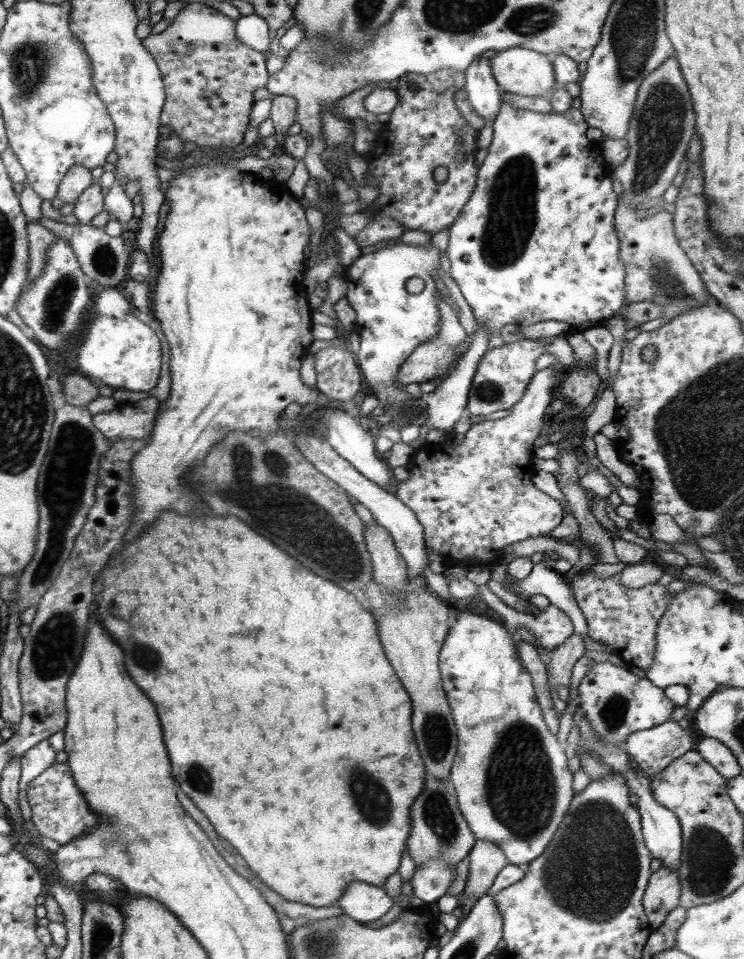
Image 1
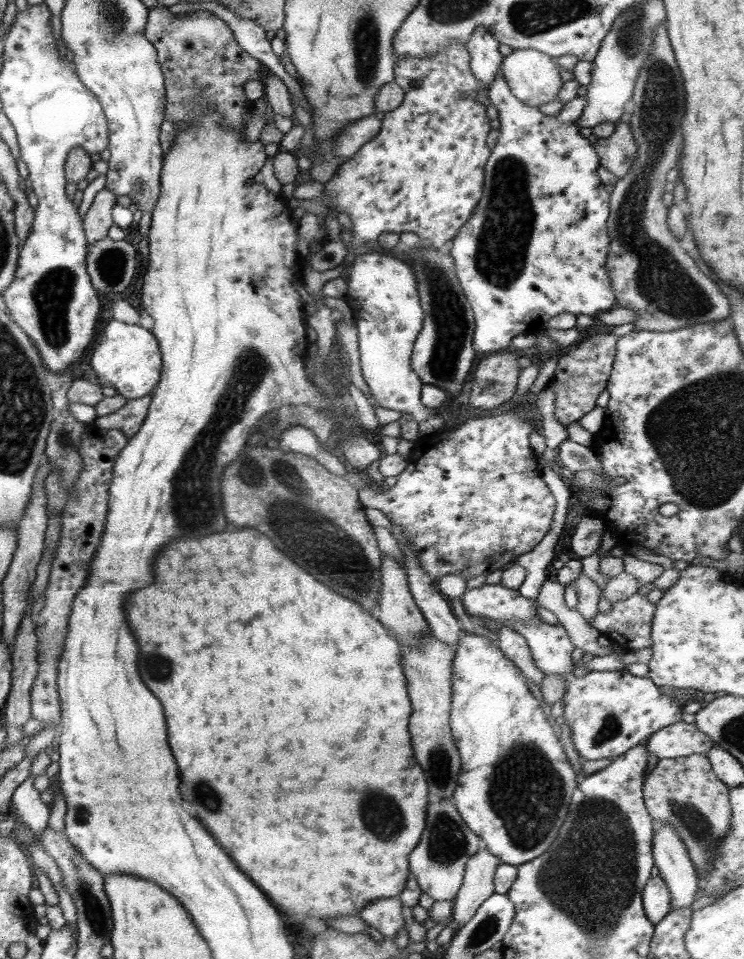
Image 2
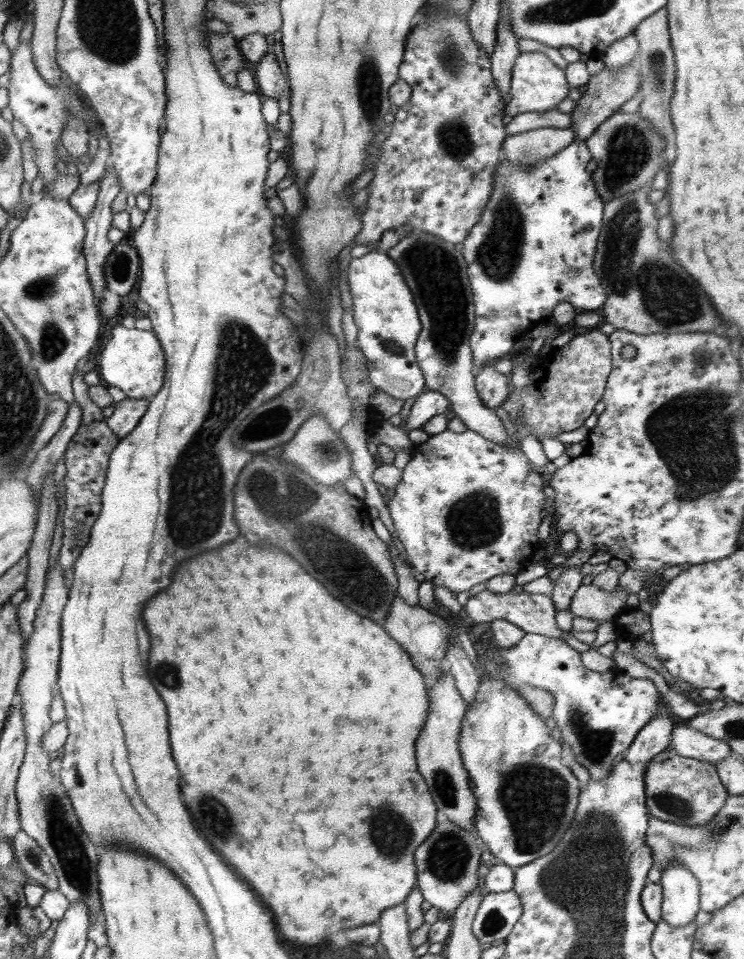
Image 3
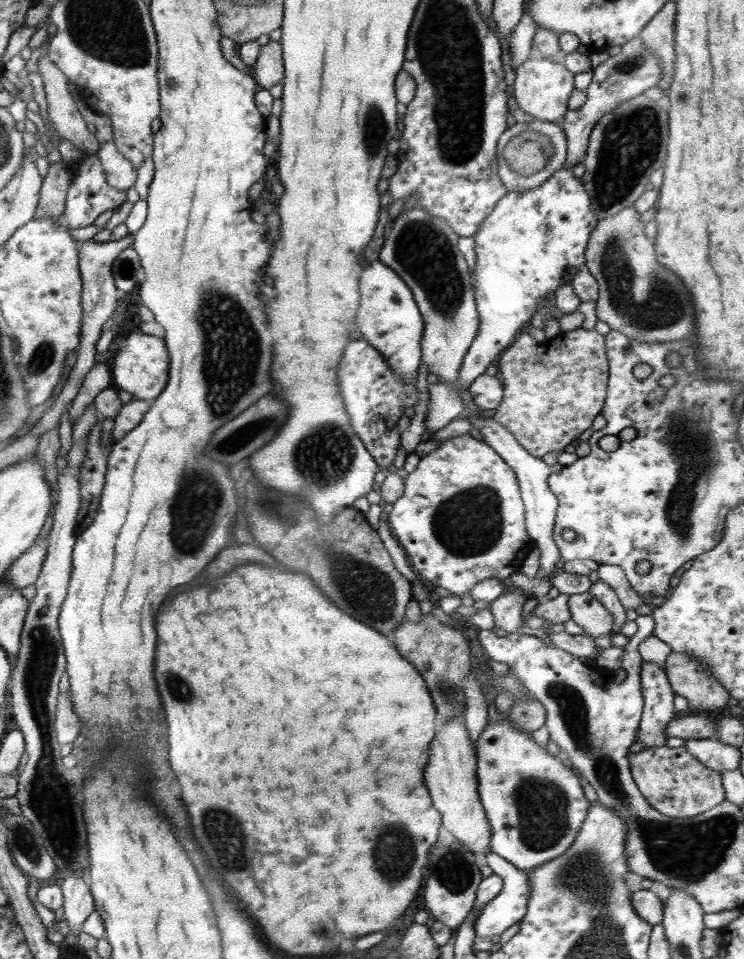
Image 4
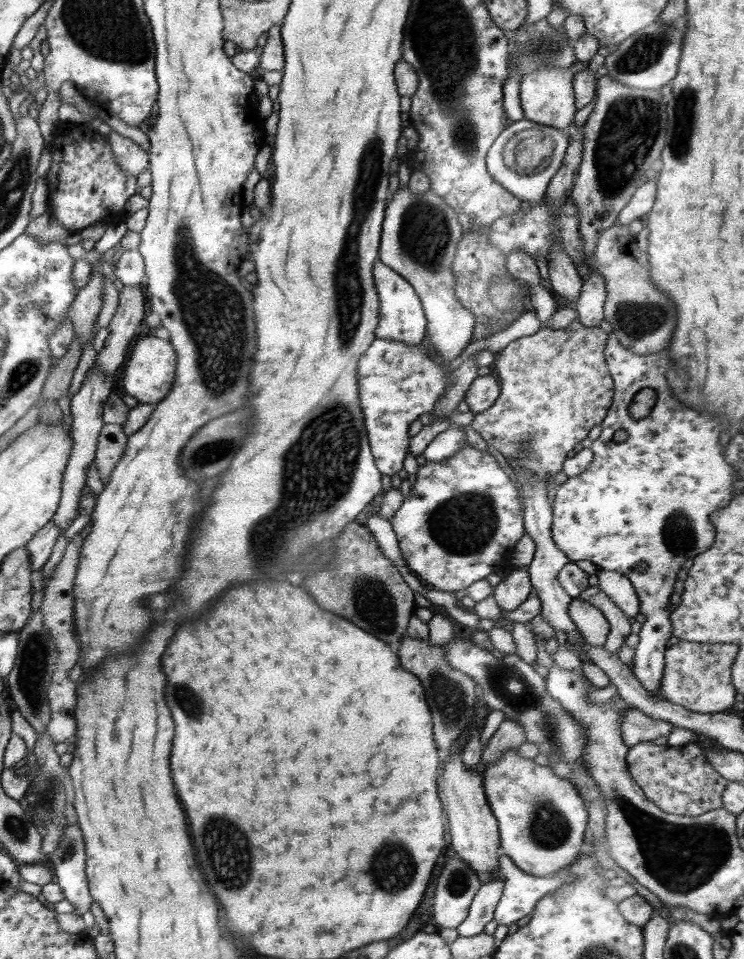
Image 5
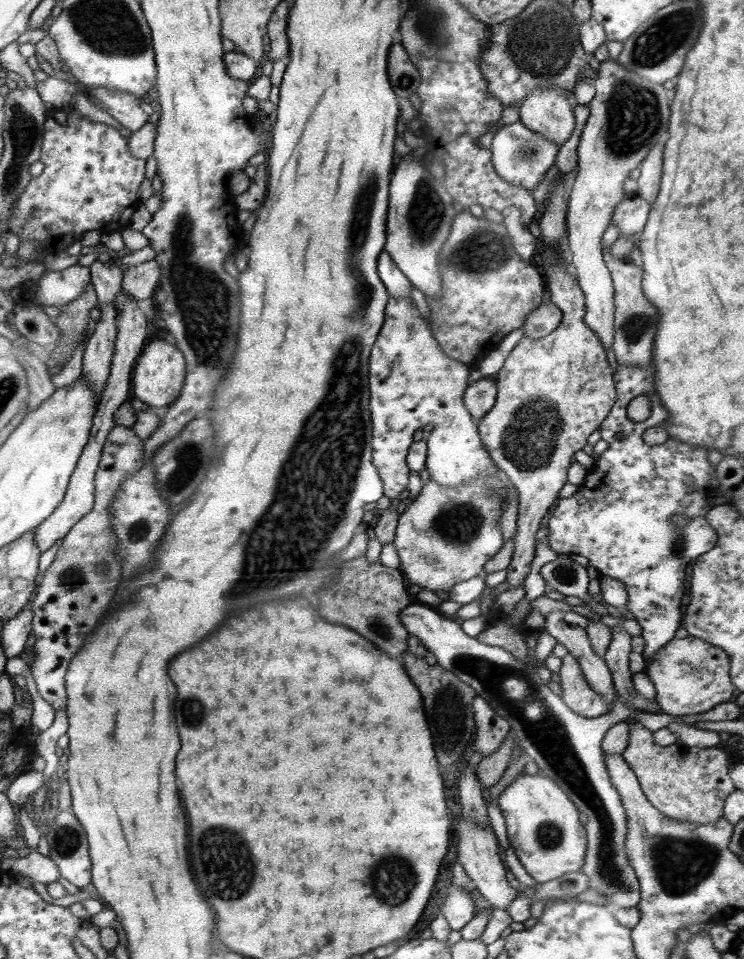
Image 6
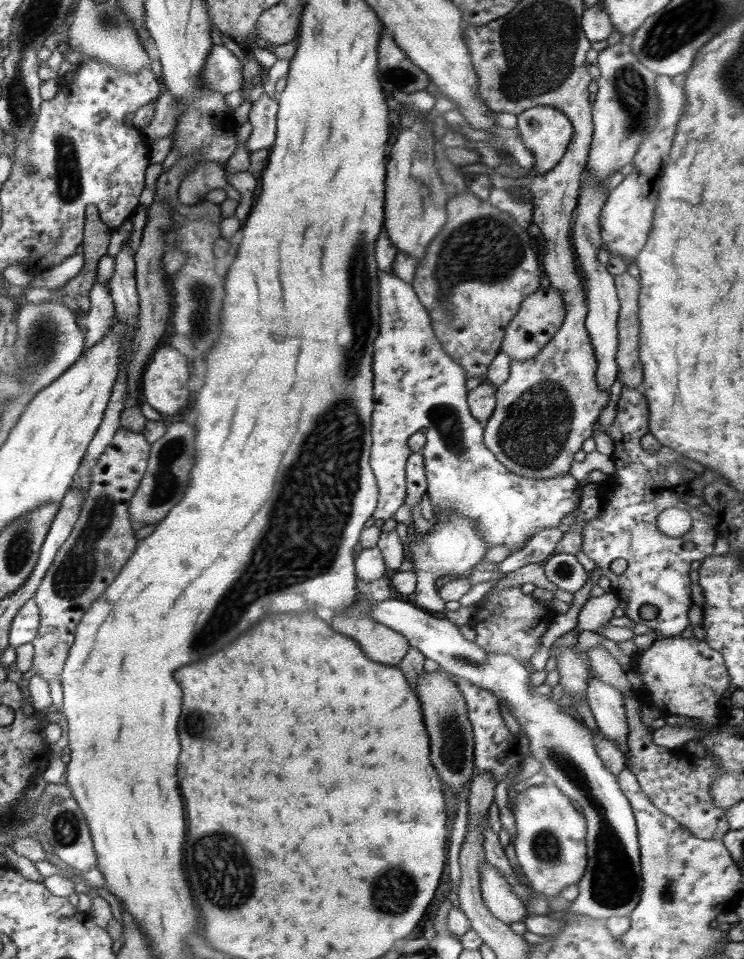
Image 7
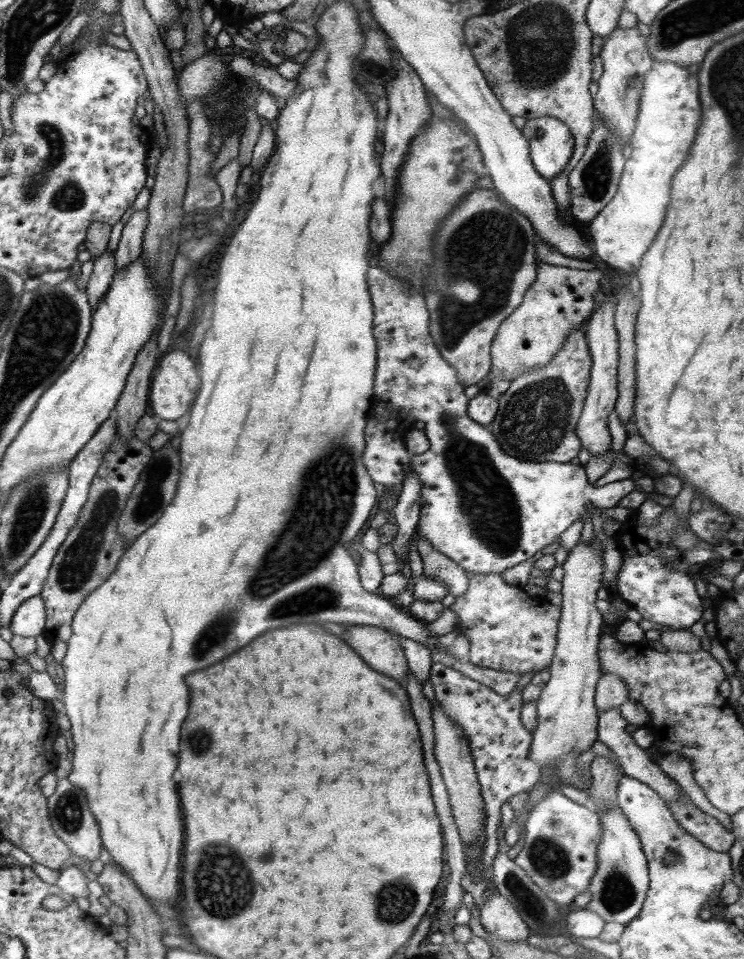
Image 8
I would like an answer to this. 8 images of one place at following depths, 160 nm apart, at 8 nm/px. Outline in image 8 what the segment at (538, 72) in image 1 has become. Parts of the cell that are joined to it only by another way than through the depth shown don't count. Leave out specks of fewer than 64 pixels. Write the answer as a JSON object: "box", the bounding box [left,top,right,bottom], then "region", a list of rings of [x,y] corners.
{"box":[521,116,574,180],"region":[[[544,116],[528,119],[521,131],[527,138],[530,158],[538,174],[554,180],[569,165],[574,152],[570,129],[560,120]]]}

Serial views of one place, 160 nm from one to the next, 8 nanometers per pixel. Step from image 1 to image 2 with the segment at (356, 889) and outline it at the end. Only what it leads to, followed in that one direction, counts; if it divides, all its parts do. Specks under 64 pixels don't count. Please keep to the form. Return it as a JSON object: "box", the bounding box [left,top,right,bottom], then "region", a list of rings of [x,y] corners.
{"box":[359,896,405,940],"region":[[[398,896],[377,898],[360,911],[359,917],[382,938],[394,940],[396,934],[405,926],[402,906]]]}

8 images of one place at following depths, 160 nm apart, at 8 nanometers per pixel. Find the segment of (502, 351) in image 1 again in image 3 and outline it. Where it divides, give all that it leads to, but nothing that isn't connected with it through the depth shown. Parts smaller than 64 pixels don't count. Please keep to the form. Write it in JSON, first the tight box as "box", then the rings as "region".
{"box":[475,366,512,409],"region":[[[495,366],[477,370],[475,388],[486,408],[494,409],[502,405],[512,392],[510,375],[496,371]]]}

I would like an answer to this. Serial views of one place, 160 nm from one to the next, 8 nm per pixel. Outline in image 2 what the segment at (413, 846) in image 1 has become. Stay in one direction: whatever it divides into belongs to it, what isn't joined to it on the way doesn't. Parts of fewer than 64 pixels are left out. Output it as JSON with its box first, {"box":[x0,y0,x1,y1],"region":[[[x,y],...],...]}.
{"box":[410,793,483,901],"region":[[[431,793],[429,798],[426,828],[418,845],[410,853],[410,873],[418,882],[420,891],[429,894],[435,901],[454,900],[463,884],[466,862],[483,845],[480,838],[464,823],[453,798],[433,798]]]}

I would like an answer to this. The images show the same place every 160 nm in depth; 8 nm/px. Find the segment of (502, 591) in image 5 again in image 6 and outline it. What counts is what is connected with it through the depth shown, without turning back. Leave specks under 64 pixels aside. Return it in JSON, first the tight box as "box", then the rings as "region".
{"box":[477,245,616,589],"region":[[[546,245],[541,250],[542,260],[544,260],[544,272],[542,273],[548,285],[548,290],[550,290],[551,298],[550,300],[562,311],[563,317],[560,326],[556,327],[552,333],[548,334],[546,337],[540,338],[538,340],[533,340],[528,337],[524,337],[516,344],[516,347],[512,350],[502,369],[498,371],[493,377],[495,384],[497,385],[497,396],[494,406],[484,415],[481,422],[477,424],[477,429],[484,443],[485,448],[488,451],[490,459],[498,465],[502,471],[504,471],[510,482],[514,485],[519,496],[518,504],[518,519],[517,519],[517,531],[514,537],[514,550],[511,558],[511,563],[506,567],[507,579],[509,582],[509,589],[518,588],[523,586],[524,579],[527,574],[531,571],[531,564],[535,557],[535,546],[537,545],[536,532],[540,530],[540,520],[542,520],[544,514],[548,512],[549,508],[554,506],[555,500],[559,498],[559,492],[564,488],[564,484],[567,482],[567,474],[570,465],[573,464],[573,455],[578,450],[584,448],[587,444],[588,436],[592,434],[595,430],[599,430],[601,422],[607,417],[610,412],[612,405],[616,402],[616,390],[615,390],[615,380],[613,379],[612,368],[607,362],[607,352],[604,347],[602,347],[602,342],[598,339],[598,336],[594,331],[590,330],[590,327],[586,326],[584,323],[585,309],[585,296],[583,290],[578,284],[578,279],[575,277],[572,266],[566,263],[557,263],[557,256],[552,249],[549,249]]]}

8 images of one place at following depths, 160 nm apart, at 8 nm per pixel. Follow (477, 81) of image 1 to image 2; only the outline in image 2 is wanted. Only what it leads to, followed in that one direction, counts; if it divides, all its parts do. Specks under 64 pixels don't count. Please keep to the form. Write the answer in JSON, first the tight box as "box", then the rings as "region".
{"box":[465,27,503,90],"region":[[[484,27],[474,29],[465,44],[470,55],[470,68],[483,89],[487,90],[501,70],[503,56],[499,46],[500,43]]]}

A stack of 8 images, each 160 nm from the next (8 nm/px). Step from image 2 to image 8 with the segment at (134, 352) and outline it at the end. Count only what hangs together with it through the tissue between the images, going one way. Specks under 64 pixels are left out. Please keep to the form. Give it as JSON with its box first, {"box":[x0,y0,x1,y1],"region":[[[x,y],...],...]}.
{"box":[149,350,200,420],"region":[[[174,350],[162,354],[151,377],[149,412],[159,420],[178,420],[180,416],[184,416],[188,412],[188,408],[195,401],[200,383],[198,365],[192,361],[186,352]]]}

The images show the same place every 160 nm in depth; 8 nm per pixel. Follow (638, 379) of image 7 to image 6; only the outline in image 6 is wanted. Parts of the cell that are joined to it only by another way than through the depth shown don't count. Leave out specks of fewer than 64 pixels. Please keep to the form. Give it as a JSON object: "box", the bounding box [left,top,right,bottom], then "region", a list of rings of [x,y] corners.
{"box":[603,246,660,367],"region":[[[610,246],[603,247],[603,259],[611,272],[614,287],[614,339],[612,348],[618,365],[648,367],[654,354],[654,336],[658,332],[660,315],[658,309],[642,292],[642,267],[634,265],[629,257],[618,259],[612,257]]]}

